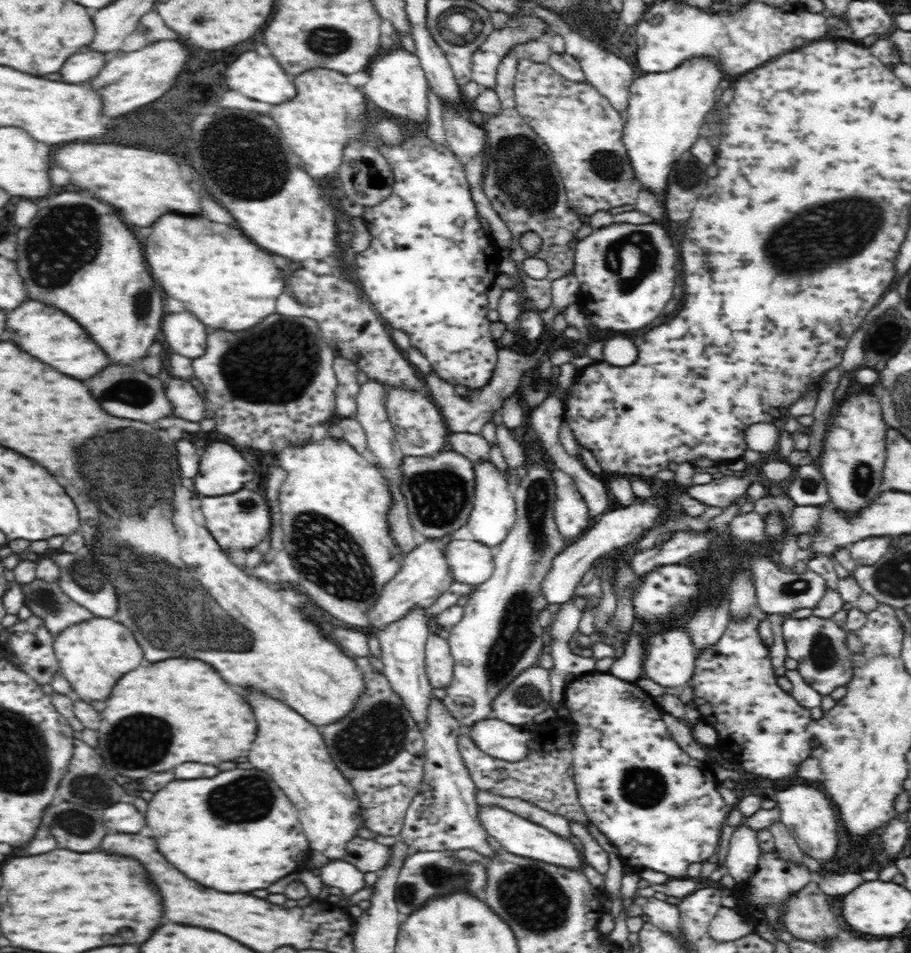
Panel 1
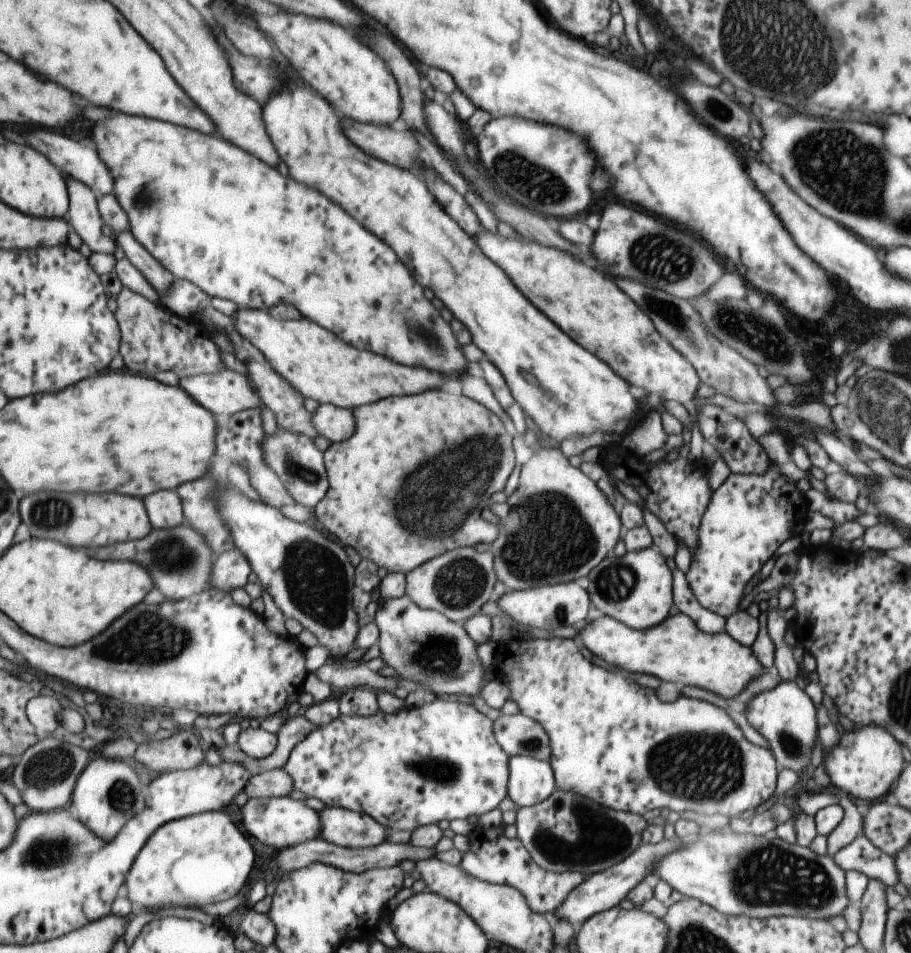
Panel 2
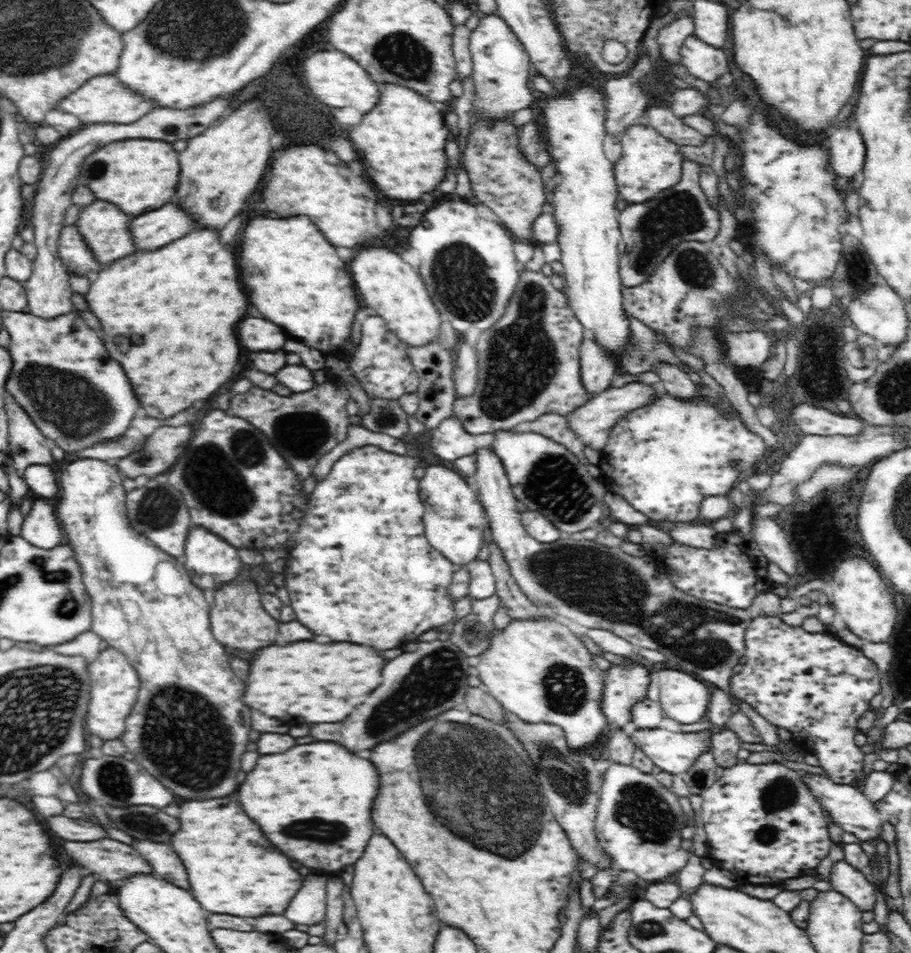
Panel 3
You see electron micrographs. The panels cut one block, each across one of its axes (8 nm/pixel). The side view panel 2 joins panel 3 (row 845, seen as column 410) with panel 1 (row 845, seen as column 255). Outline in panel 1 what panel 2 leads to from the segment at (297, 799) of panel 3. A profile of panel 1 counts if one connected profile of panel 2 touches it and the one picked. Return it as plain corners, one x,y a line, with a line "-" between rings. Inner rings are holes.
228,770
216,778
174,780
148,802
146,824
152,830
158,852
186,878
220,892
264,890
276,880
300,870
306,862
308,842
302,834
295,806
276,782
260,770

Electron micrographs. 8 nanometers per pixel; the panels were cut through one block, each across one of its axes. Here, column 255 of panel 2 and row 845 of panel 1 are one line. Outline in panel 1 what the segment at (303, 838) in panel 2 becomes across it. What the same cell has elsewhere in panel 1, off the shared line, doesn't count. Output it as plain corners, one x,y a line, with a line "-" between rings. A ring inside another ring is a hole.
793,785
780,789
776,794
776,808
780,809
780,821
782,821
790,834
794,836
801,850
817,861
826,861
833,858
838,846
838,820
836,810
827,794
808,785

